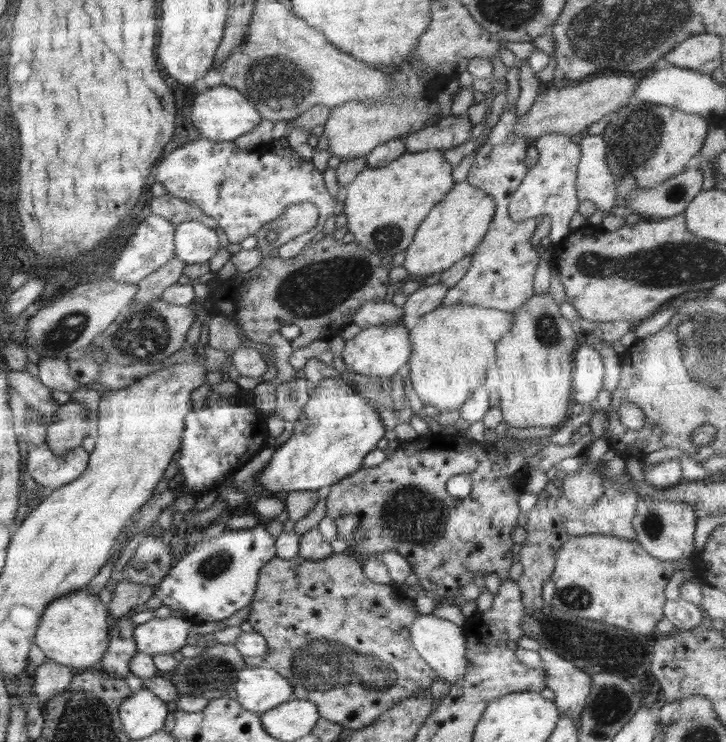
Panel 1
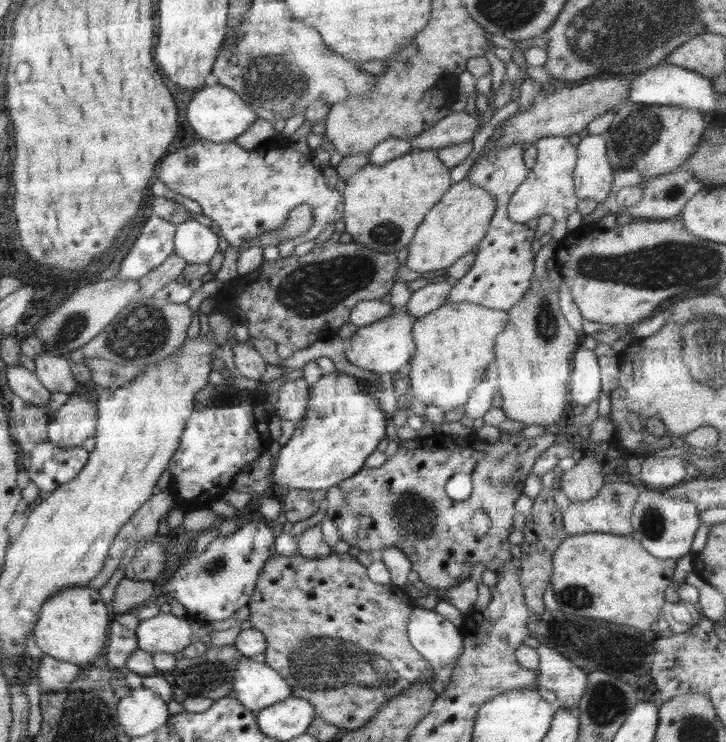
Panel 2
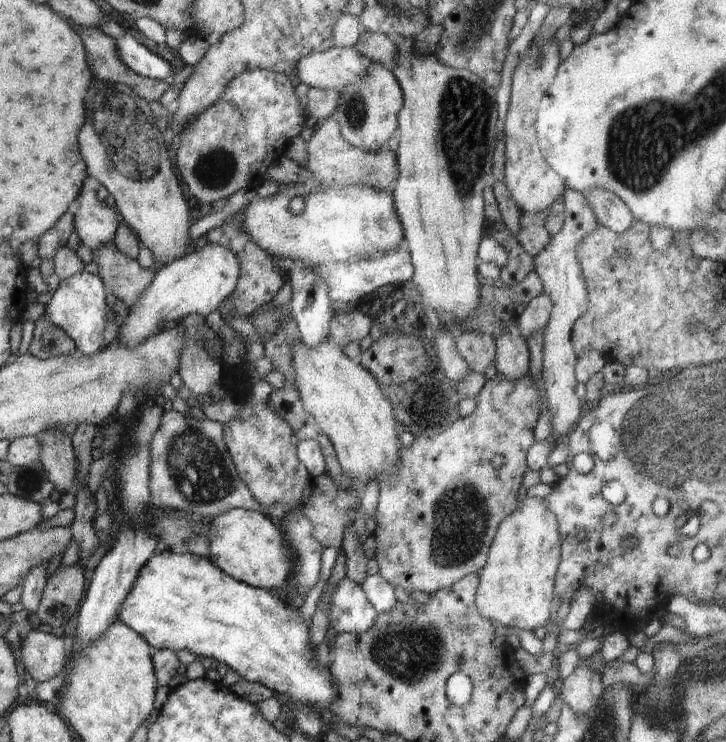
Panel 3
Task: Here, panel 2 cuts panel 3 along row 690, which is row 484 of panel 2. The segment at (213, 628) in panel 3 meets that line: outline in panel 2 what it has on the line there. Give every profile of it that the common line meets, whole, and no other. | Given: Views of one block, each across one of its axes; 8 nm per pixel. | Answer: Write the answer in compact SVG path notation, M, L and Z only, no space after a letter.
M338 370L325 374L311 385L304 416L295 423L294 435L282 446L278 459L274 459L271 491L277 486L288 490L329 489L362 469L368 456L376 451L380 441L386 438L386 412L378 405L379 394L372 383Z

